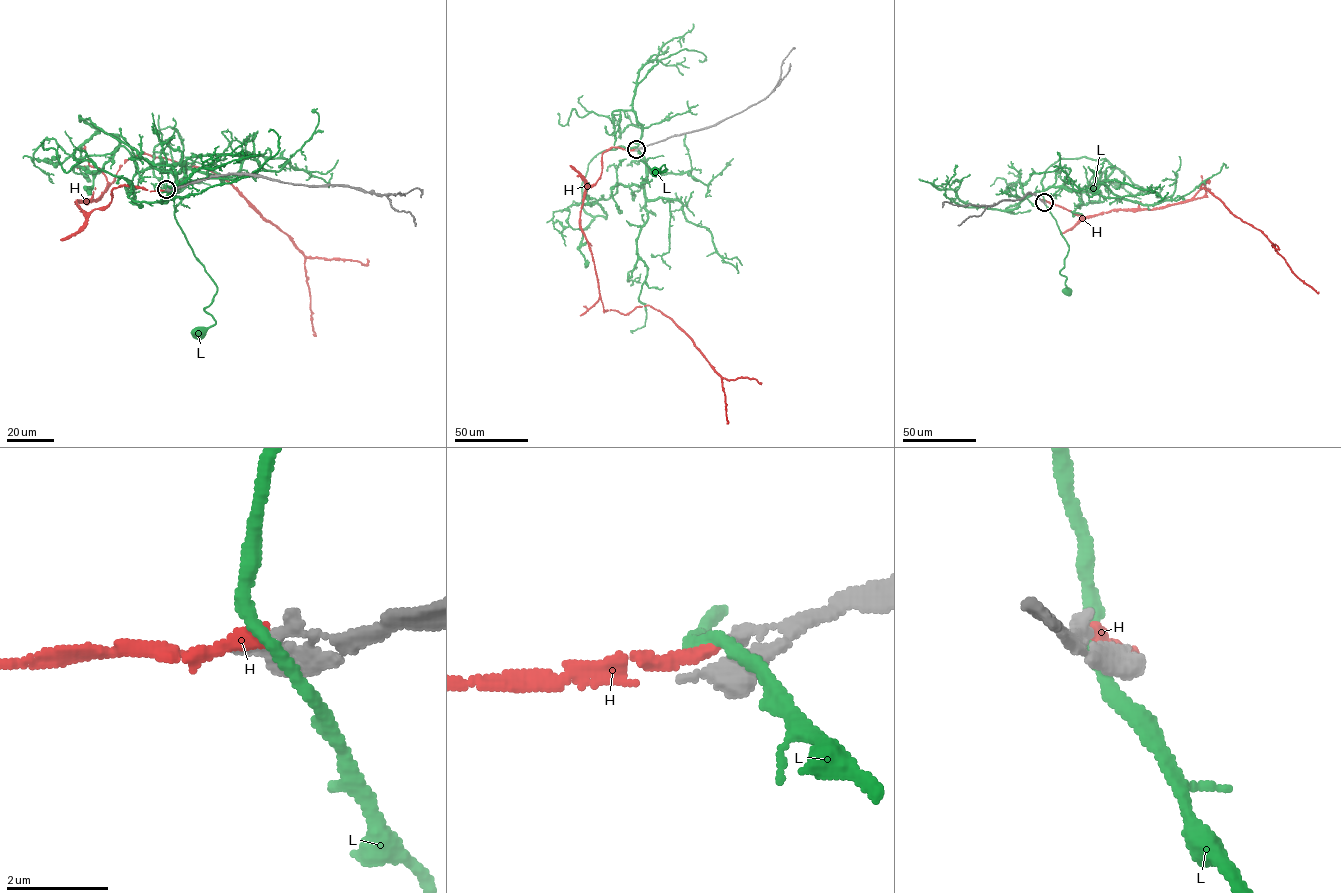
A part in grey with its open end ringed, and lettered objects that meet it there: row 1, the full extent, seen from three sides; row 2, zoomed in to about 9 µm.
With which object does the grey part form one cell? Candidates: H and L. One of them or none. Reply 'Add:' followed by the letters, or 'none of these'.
Add: H

